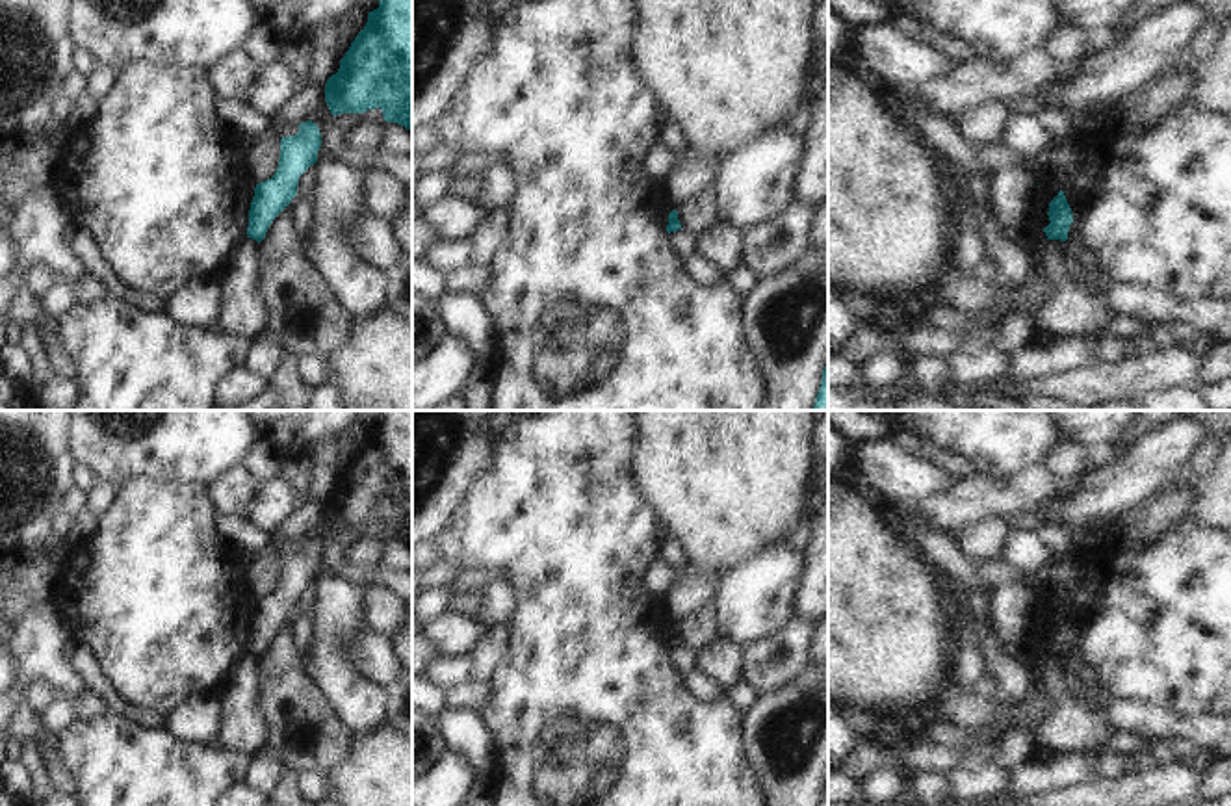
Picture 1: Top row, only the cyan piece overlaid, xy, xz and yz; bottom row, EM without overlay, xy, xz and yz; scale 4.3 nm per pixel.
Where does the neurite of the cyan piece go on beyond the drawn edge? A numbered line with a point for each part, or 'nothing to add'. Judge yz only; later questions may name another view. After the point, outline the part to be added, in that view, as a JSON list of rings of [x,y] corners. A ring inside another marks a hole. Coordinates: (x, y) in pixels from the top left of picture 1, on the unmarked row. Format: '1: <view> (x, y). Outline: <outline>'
nothing to add.

